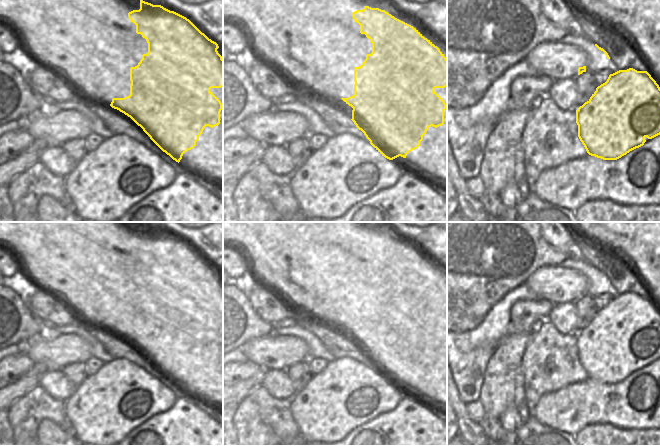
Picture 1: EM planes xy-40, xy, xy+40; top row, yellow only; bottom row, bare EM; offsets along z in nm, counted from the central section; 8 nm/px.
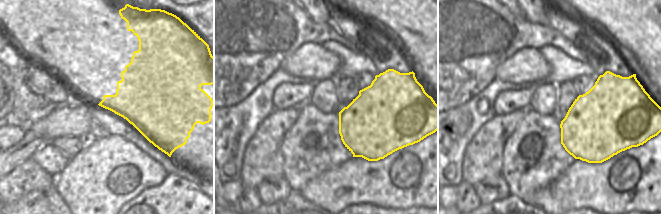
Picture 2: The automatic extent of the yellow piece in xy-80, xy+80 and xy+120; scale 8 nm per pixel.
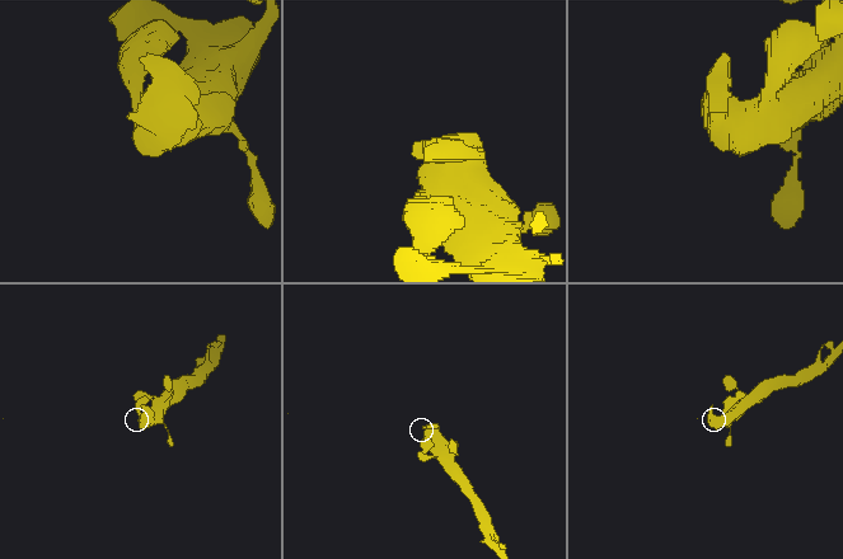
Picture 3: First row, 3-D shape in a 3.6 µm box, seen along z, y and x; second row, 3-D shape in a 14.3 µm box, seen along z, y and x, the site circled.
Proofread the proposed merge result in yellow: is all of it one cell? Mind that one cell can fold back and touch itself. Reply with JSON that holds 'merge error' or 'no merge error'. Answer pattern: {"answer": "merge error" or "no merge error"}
{"answer": "merge error"}

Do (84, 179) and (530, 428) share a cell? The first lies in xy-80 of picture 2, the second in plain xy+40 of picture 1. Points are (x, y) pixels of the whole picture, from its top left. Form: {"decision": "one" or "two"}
{"decision": "two"}

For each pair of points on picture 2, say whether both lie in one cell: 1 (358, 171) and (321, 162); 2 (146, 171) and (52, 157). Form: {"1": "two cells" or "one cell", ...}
{"1": "two cells", "2": "two cells"}

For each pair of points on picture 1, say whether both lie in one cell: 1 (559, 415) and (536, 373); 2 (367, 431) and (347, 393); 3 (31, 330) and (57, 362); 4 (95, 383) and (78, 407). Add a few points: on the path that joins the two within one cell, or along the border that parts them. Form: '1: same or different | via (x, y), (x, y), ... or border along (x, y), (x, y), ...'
1: different | border along (569, 383), (554, 391), (543, 394), (530, 408)
2: different | border along (384, 413), (356, 426), (347, 435)
3: different | border along (38, 338), (21, 341), (16, 344)
4: same | via (95, 389), (84, 401)

